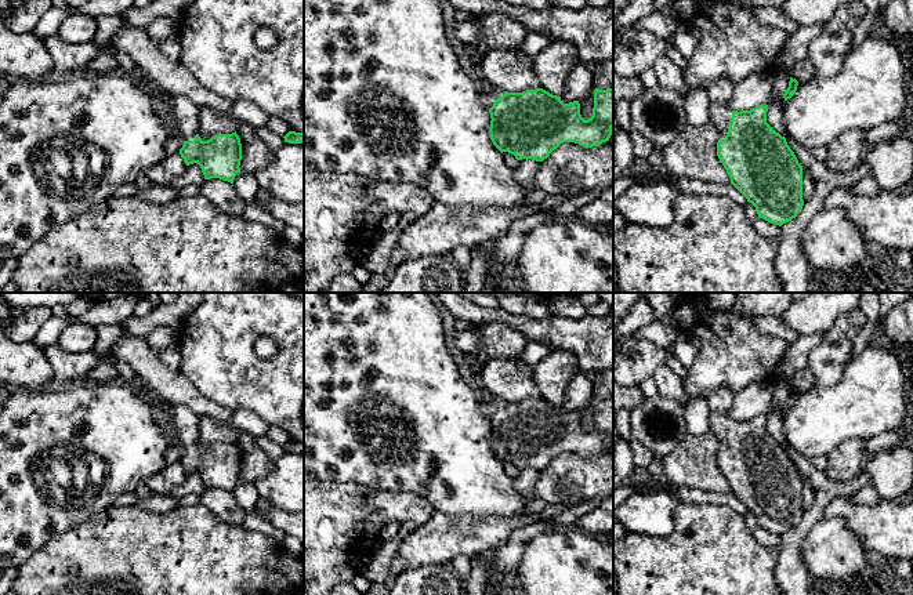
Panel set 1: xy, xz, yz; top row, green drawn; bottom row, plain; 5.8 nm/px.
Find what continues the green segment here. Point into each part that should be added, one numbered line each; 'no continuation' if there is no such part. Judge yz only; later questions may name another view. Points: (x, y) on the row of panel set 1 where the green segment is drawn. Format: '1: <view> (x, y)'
1: yz (720, 113)

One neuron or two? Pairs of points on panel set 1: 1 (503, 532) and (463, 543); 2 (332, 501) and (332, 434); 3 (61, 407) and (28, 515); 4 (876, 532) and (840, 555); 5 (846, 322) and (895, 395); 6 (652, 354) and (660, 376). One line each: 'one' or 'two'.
1: one
2: two
3: one
4: two
5: two
6: two

